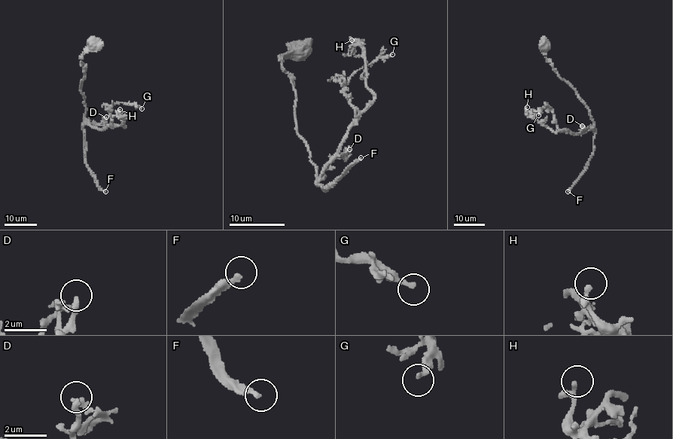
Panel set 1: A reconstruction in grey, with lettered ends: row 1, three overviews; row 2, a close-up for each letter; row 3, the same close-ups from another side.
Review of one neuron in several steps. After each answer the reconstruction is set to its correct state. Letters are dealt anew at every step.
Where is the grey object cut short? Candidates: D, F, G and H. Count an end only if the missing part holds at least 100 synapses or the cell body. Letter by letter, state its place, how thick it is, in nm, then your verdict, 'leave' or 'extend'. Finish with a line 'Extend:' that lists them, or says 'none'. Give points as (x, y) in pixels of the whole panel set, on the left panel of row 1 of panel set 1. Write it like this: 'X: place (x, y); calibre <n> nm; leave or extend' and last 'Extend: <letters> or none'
D: place (106, 117); calibre 240 nm; leave
F: place (105, 191); calibre 240 nm; extend
G: place (141, 108); calibre 190 nm; leave
H: place (120, 109); calibre 280 nm; leave
Extend: F

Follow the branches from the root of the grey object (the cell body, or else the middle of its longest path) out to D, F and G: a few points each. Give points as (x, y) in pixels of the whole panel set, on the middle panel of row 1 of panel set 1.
D: (298, 49), (300, 56), (280, 59), (290, 77), (297, 132), (309, 147), (318, 178), (349, 149)
F: (298, 49), (300, 56), (280, 59), (290, 77), (297, 132), (309, 147), (318, 186), (327, 189), (360, 157)
G: (298, 49), (300, 56), (280, 59), (318, 178), (355, 118), (343, 88), (358, 70), (392, 54)

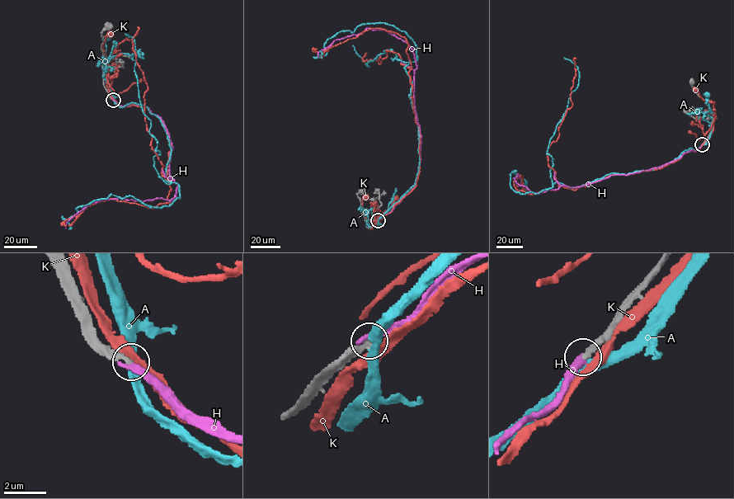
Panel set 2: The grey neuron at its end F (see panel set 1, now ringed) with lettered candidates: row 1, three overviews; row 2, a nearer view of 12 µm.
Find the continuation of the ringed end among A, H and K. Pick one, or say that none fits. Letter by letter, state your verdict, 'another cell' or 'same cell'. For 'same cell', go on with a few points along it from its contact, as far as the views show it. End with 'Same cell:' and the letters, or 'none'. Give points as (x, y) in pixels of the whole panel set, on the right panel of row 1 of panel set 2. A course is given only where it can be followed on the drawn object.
A: another cell
H: same cell; it runs (702, 144), (660, 167), (580, 186), (532, 192), (516, 183), (517, 173), (524, 190)
K: another cell
Same cell: H

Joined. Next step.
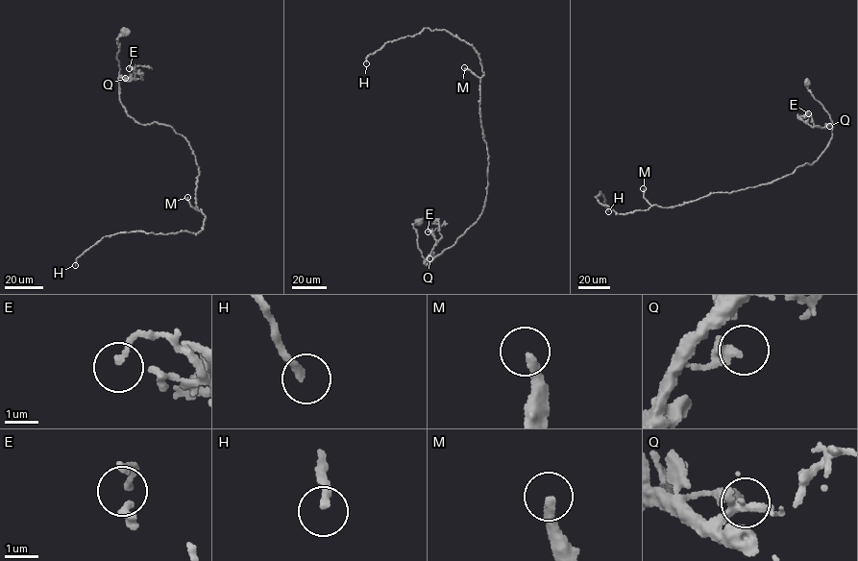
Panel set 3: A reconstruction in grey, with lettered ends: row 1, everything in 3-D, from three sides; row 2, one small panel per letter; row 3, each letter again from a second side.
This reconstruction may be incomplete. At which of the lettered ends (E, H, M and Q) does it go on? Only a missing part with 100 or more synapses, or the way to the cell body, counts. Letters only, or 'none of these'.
M

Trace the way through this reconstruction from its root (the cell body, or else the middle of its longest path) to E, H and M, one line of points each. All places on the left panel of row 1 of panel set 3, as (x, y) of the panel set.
E: (124, 32), (116, 40), (119, 76), (128, 82), (135, 80), (134, 68), (129, 68)
H: (124, 32), (120, 103), (188, 142), (204, 225), (104, 236), (75, 265)
M: (124, 32), (116, 40), (120, 103), (135, 121), (171, 126), (188, 142), (202, 210), (187, 197)

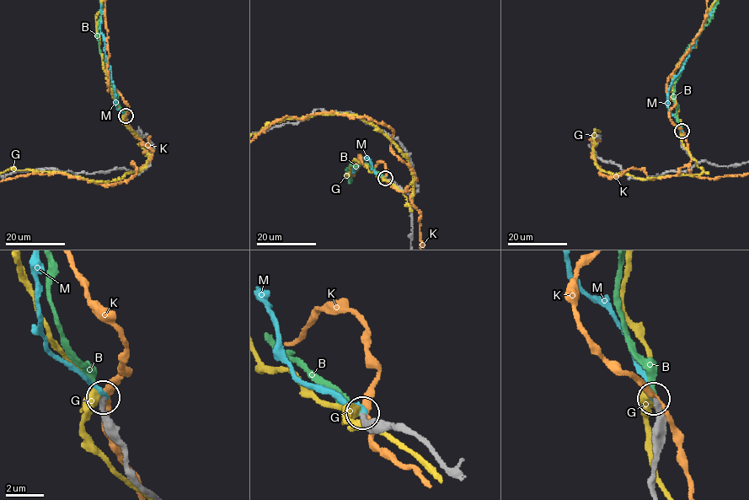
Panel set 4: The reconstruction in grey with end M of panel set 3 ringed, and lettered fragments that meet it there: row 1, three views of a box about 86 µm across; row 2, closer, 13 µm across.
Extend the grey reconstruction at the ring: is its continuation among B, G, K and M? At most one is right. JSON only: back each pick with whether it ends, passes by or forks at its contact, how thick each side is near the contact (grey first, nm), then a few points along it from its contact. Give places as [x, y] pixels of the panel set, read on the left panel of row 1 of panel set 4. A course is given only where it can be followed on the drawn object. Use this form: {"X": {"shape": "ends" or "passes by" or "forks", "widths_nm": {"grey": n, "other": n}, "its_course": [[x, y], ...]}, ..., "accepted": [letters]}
{"M": {"shape": "ends", "widths_nm": {"grey": 280, "other": 280}}, "accepted": ["M"]}

